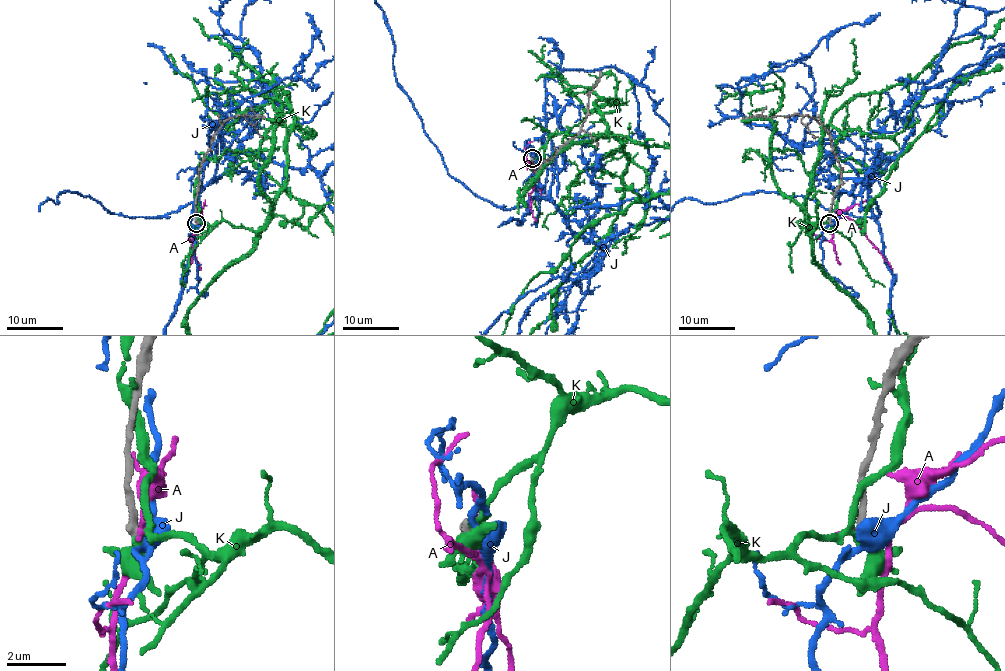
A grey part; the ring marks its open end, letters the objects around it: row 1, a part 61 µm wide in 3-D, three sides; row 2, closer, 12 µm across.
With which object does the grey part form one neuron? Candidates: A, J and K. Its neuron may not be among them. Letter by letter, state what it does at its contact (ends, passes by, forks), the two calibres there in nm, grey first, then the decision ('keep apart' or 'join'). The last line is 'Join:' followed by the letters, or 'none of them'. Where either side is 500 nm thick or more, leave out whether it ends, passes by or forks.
A: it ends | 360/170 nm | keep apart
J: 340/550 nm | keep apart
K: it forks | 340/300 nm | keep apart
Join: none of them

